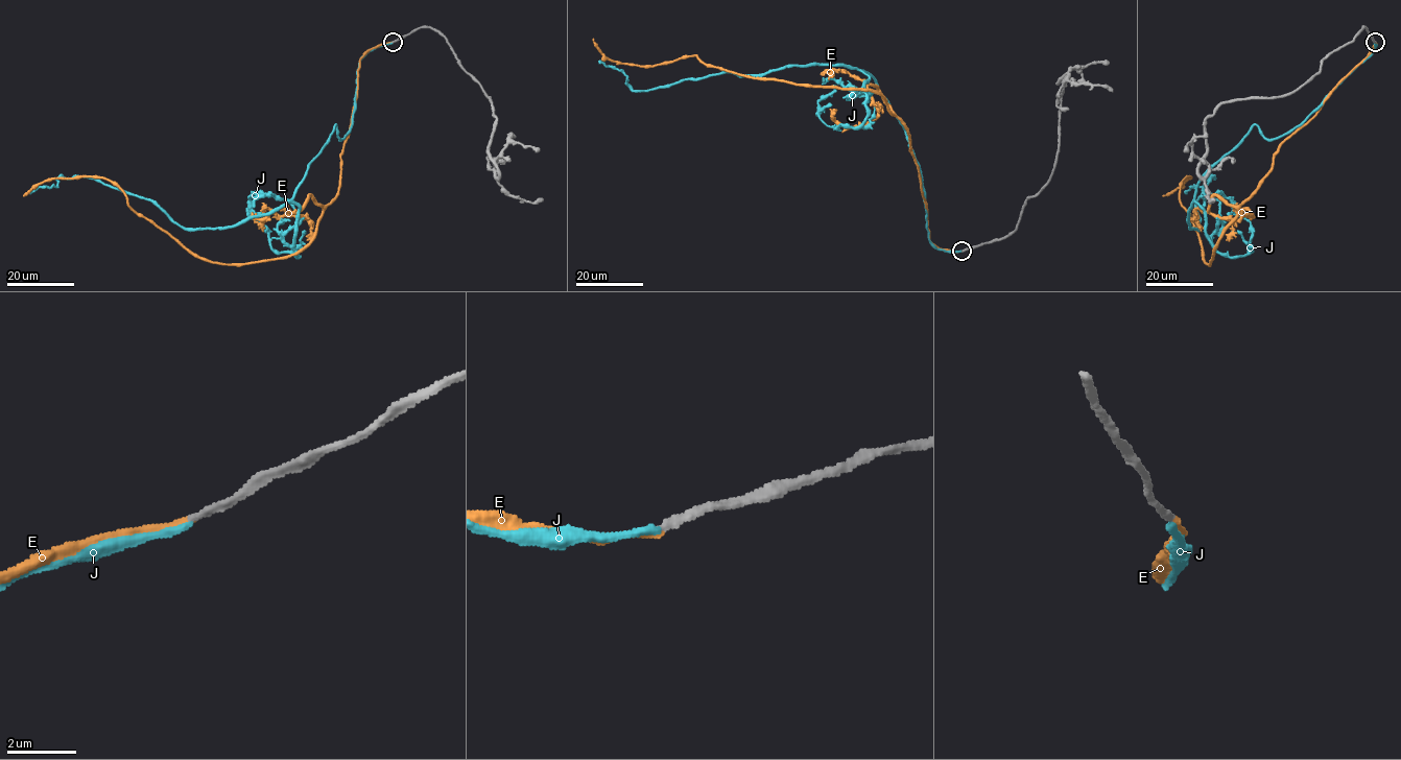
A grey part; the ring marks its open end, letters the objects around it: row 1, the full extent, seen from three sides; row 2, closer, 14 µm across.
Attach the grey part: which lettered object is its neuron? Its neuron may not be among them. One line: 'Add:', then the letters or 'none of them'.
Add: E

